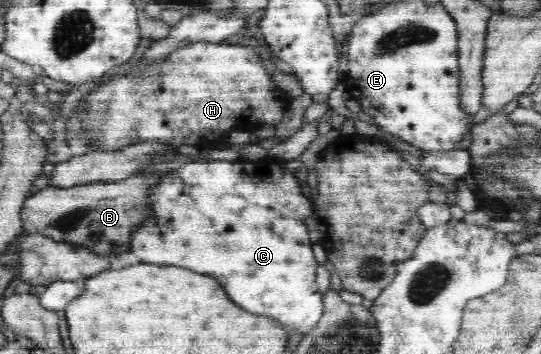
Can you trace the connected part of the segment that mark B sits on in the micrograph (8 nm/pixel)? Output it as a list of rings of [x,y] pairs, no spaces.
[[[136,177],[116,182],[94,182],[74,187],[46,186],[31,195],[22,206],[26,231],[36,231],[57,241],[78,244],[98,256],[116,257],[129,251],[131,233],[148,218],[148,189],[156,177]]]

